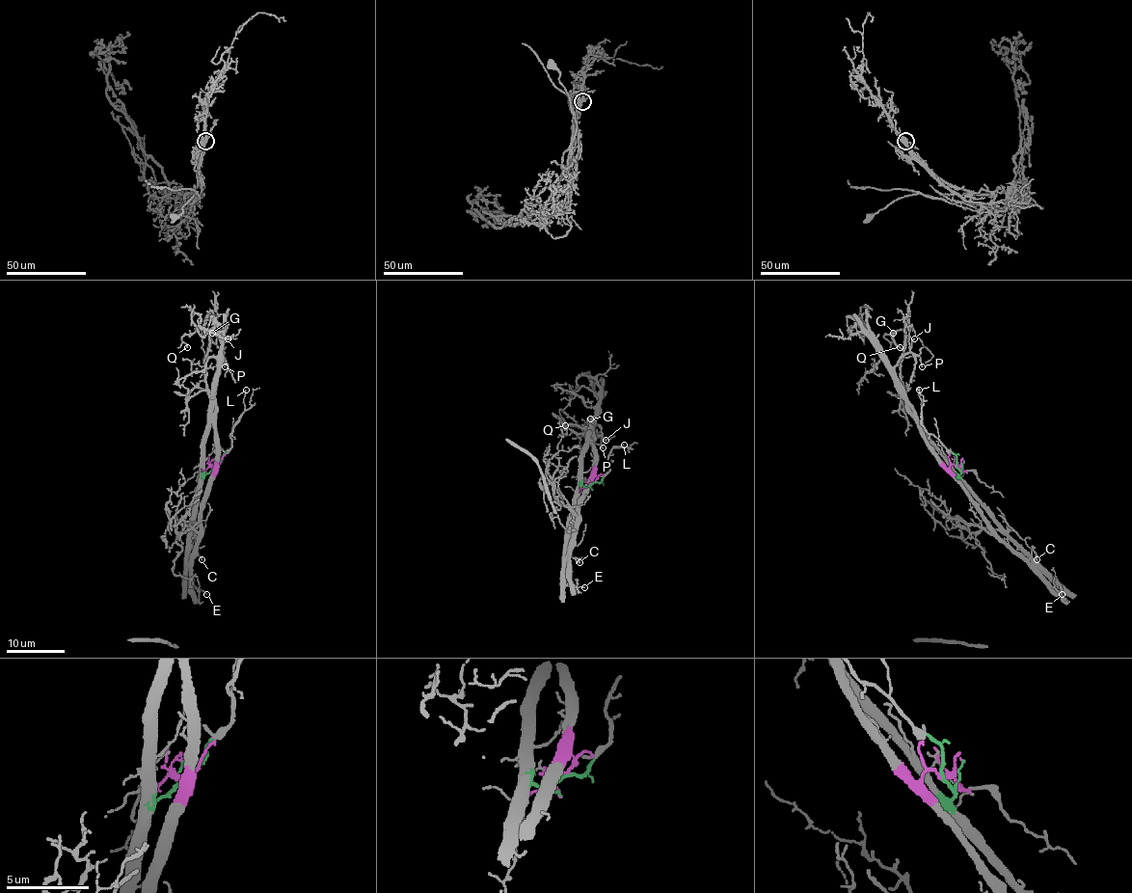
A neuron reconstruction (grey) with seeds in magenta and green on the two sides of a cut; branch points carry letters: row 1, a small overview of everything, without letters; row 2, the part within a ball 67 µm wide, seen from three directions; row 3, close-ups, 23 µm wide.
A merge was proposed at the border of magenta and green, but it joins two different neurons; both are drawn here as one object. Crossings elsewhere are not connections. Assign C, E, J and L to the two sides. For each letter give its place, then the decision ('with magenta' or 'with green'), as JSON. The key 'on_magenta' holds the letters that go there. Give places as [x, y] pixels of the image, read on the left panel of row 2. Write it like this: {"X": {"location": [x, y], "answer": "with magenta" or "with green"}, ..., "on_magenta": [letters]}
{"C": {"location": [202, 559], "answer": "with magenta"}, "E": {"location": [206, 594], "answer": "with green"}, "J": {"location": [228, 338], "answer": "with magenta"}, "L": {"location": [246, 390], "answer": "with green"}, "on_magenta": ["C", "J"]}

